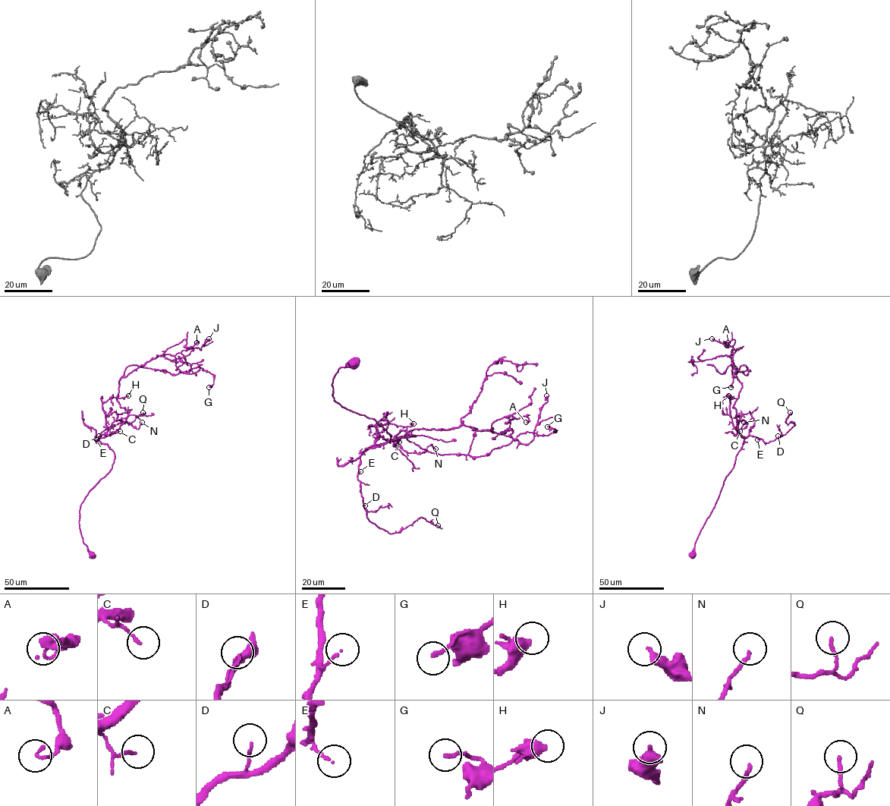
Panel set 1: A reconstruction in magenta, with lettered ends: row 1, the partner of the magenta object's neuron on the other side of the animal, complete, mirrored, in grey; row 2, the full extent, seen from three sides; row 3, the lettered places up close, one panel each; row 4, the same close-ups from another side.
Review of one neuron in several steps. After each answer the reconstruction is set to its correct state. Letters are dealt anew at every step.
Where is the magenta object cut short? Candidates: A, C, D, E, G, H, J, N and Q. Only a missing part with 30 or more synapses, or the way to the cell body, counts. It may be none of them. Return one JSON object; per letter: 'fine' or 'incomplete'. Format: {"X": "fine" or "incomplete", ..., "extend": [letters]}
{"A": "fine", "C": "fine", "D": "fine", "E": "fine", "G": "fine", "H": "fine", "J": "fine", "N": "fine", "Q": "fine", "extend": []}

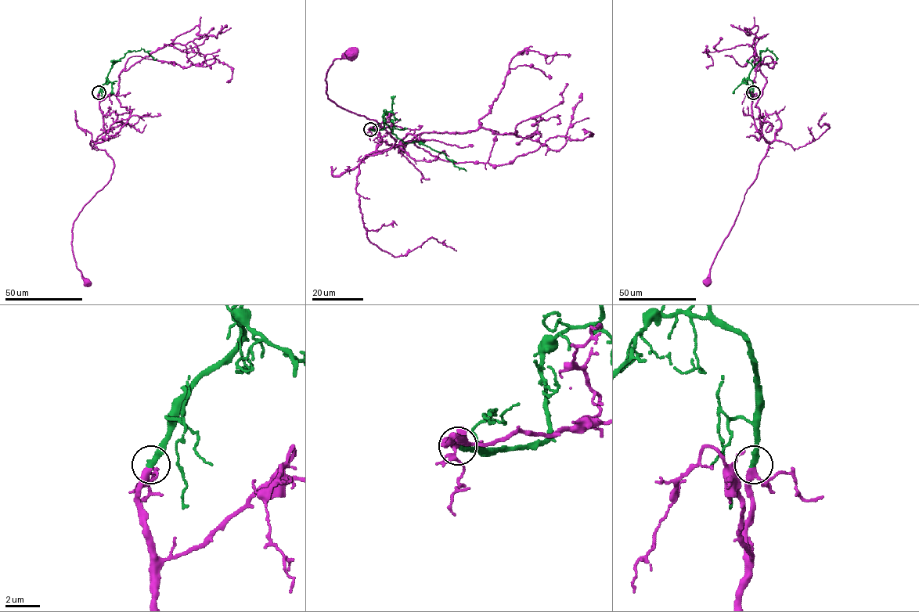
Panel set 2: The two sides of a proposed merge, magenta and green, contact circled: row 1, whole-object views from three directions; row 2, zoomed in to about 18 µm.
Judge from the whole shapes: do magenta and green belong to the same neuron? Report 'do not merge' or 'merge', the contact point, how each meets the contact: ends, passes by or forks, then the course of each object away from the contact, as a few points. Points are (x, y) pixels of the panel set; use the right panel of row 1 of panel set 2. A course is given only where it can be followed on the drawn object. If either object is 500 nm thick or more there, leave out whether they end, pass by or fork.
merge | (753, 92) | magenta passes by | green ends | magenta via (752, 93), (755, 127), (769, 144), (768, 149), (717, 253), (708, 282) | green via (752, 92), (752, 81), (748, 76), (760, 59), (760, 52), (767, 48), (778, 58)

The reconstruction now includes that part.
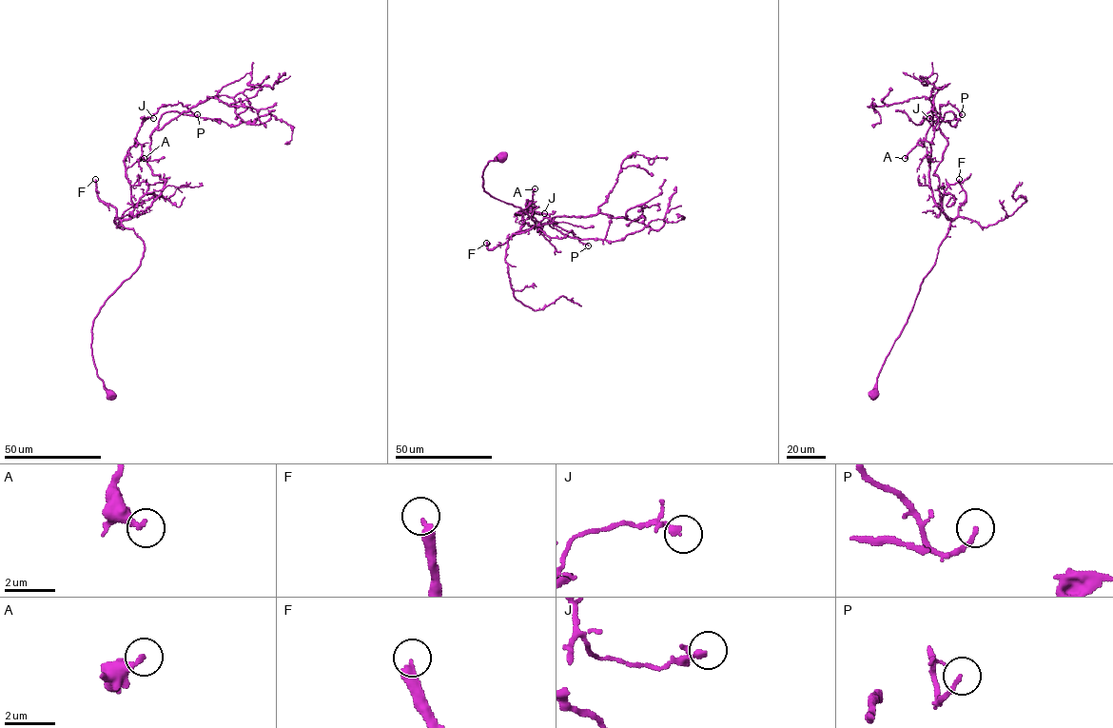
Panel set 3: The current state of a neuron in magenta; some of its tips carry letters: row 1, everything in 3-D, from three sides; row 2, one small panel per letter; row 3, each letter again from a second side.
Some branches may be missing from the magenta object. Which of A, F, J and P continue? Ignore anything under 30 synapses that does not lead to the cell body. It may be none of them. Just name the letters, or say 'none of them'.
F

